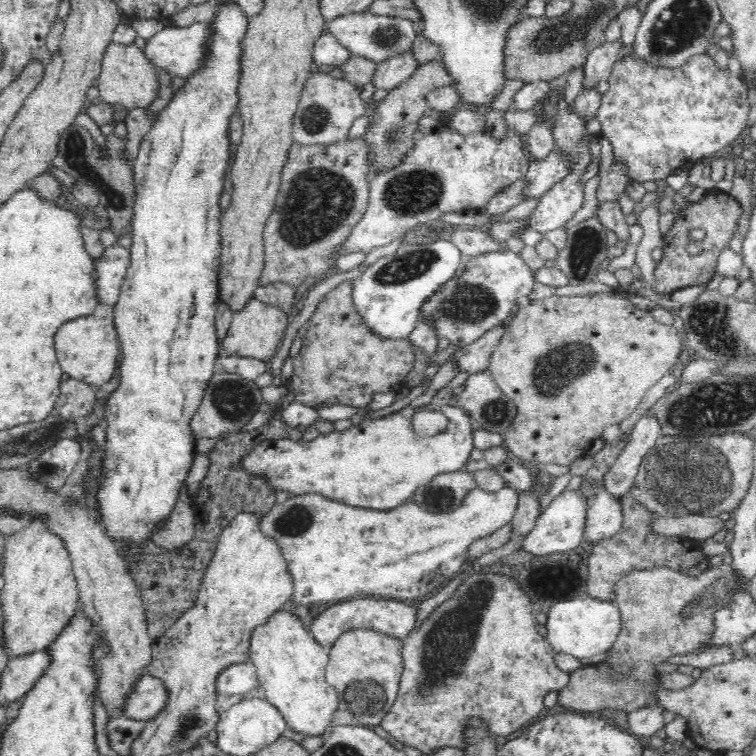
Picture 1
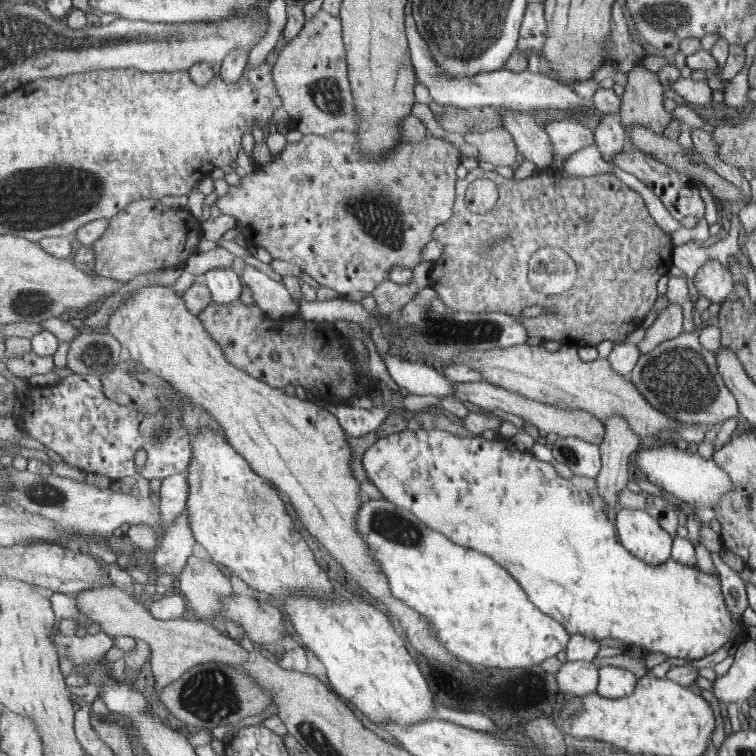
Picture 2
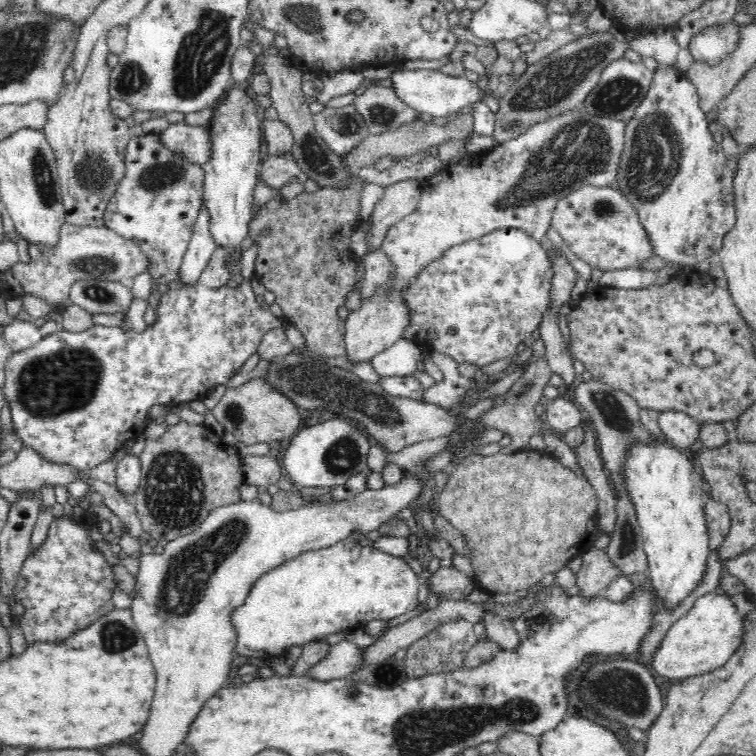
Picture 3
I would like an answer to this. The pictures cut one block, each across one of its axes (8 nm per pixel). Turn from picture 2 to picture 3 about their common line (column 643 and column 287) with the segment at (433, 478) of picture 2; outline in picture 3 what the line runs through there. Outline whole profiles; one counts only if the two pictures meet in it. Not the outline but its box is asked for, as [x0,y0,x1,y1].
[231,541,420,658]

